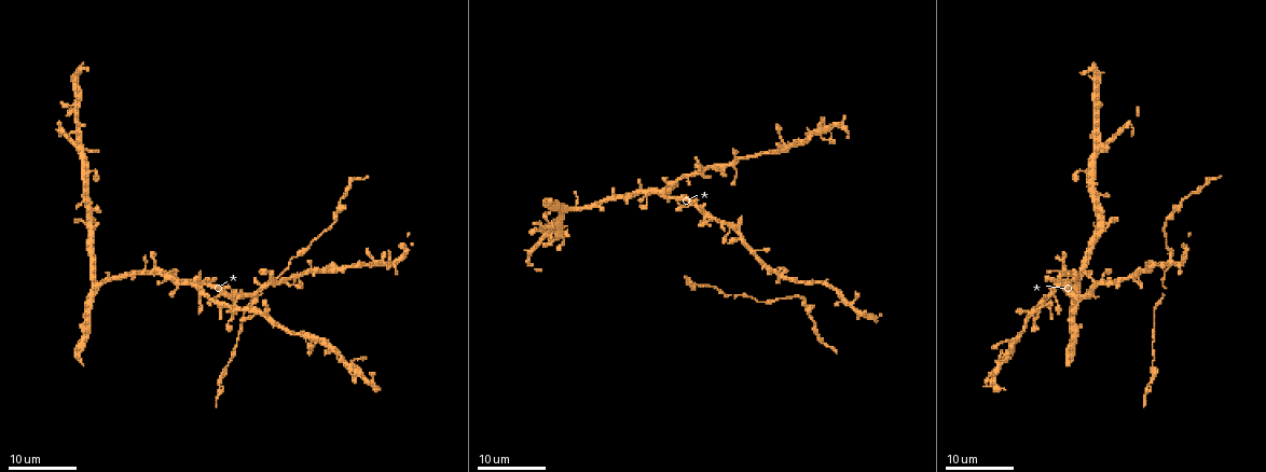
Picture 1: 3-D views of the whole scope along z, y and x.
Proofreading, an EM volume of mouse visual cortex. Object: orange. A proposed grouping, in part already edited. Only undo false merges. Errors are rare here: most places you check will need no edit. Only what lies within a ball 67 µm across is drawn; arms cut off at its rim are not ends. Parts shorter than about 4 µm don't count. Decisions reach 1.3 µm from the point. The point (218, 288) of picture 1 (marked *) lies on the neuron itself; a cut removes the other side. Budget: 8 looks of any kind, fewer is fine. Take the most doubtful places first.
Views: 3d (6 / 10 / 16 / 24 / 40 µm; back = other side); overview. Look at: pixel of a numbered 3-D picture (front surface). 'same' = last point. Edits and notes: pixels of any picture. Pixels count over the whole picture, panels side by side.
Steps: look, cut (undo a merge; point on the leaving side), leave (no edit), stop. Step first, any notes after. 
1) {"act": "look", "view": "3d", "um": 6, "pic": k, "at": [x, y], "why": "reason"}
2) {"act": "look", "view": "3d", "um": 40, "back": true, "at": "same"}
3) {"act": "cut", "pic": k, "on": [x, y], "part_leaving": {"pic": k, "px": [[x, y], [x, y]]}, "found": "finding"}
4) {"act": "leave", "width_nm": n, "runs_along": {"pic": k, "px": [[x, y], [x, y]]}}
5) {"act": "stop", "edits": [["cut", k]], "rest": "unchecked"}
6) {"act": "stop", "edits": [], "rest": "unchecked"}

{"act": "look", "view": "3d", "um": 24, "pic": 1, "at": [546, 235], "why": "thin arm on a thick one"}

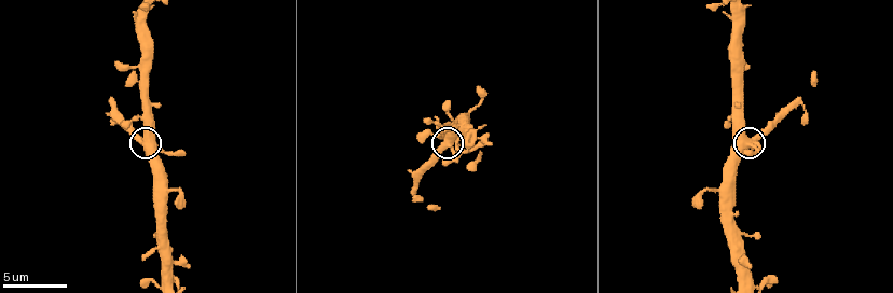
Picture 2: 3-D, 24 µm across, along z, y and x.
{"act": "look", "view": "3d", "um": 6, "pic": 2, "at": [445, 140]}

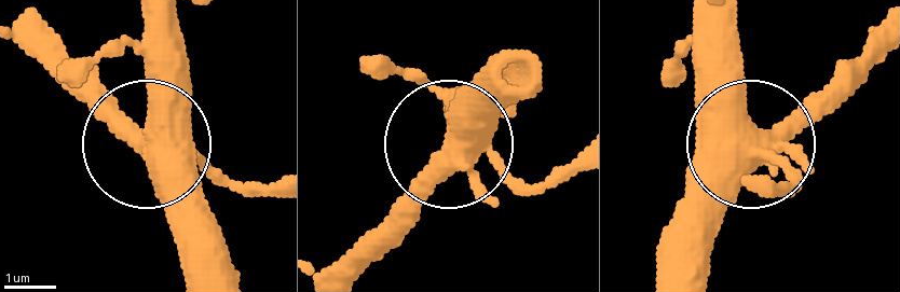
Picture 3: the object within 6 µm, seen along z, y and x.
{"act": "leave", "runs_along": {"pic": 3, "px": [[504, 95], [349, 249]]}, "found": "one neuron here"}

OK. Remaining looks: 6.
{"act": "look", "view": "3d", "um": 24, "pic": 1, "at": [95, 281]}

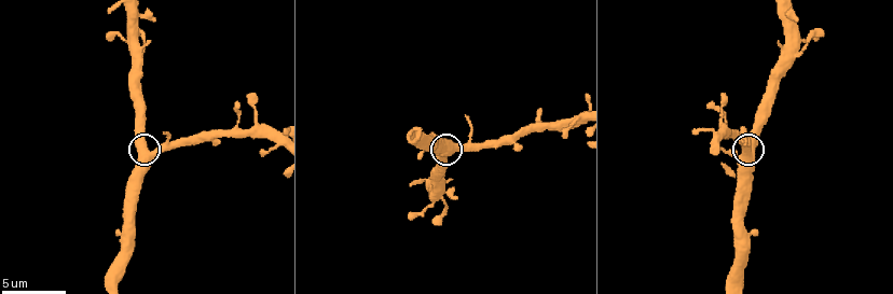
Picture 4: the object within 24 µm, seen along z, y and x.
{"act": "look", "view": "3d", "um": 6, "pic": 4, "at": [139, 151], "why": "closer look"}

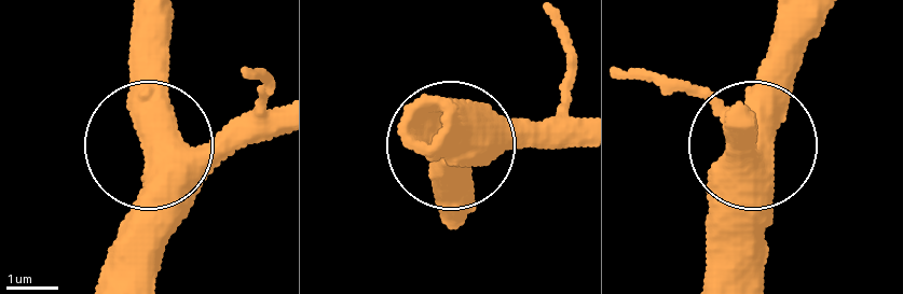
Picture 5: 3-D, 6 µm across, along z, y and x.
{"act": "leave", "runs_along": {"pic": 5, "px": [[575, 123], [446, 149]]}, "found": "continuous, no second neuron"}

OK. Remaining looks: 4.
{"act": "look", "view": "3d", "um": 16, "pic": 1, "at": [807, 309], "why": "two arms in line, one across"}

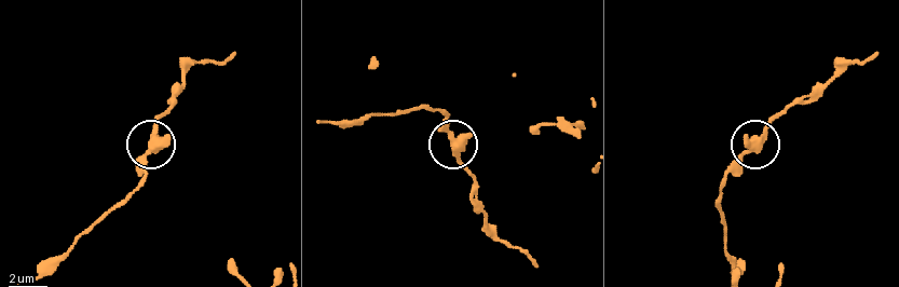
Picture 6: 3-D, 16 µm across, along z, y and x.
{"act": "look", "view": "3d", "um": 6, "pic": 6, "at": [154, 138], "why": "closer look"}

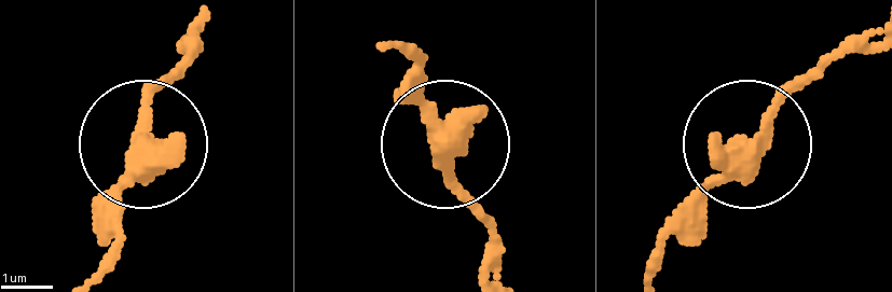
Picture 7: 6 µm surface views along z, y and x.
{"act": "leave", "width_nm": 370, "found": "continuous, no second neuron"}

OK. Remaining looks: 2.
{"act": "look", "view": "3d", "um": 24, "pic": 1, "at": [648, 197]}

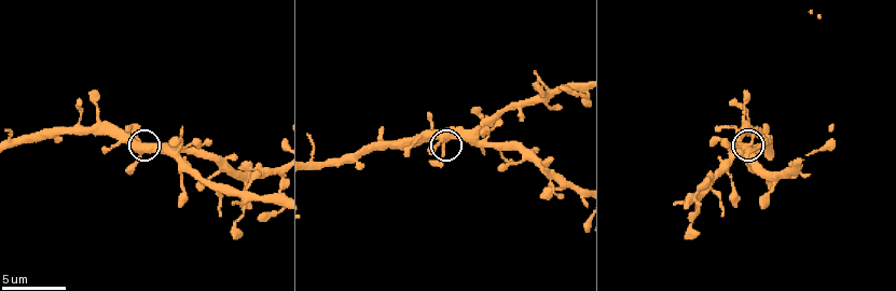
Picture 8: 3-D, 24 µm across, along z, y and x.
{"act": "look", "view": "3d", "um": 6, "at": "same", "why": "zoom in"}

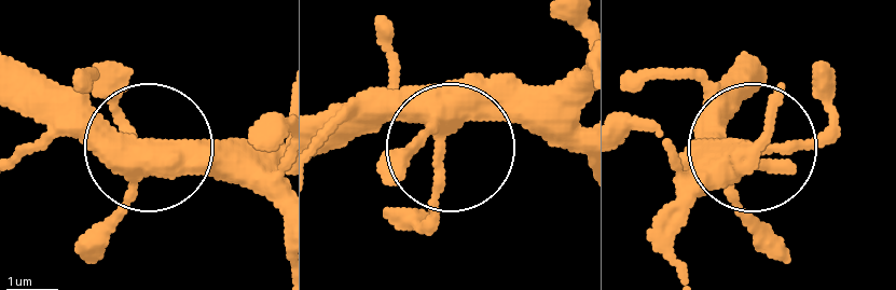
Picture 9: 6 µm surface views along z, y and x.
{"act": "leave", "found": "continuous, no second neuron"}

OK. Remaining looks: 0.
{"act": "stop", "edits": [], "rest": "unchecked"}

